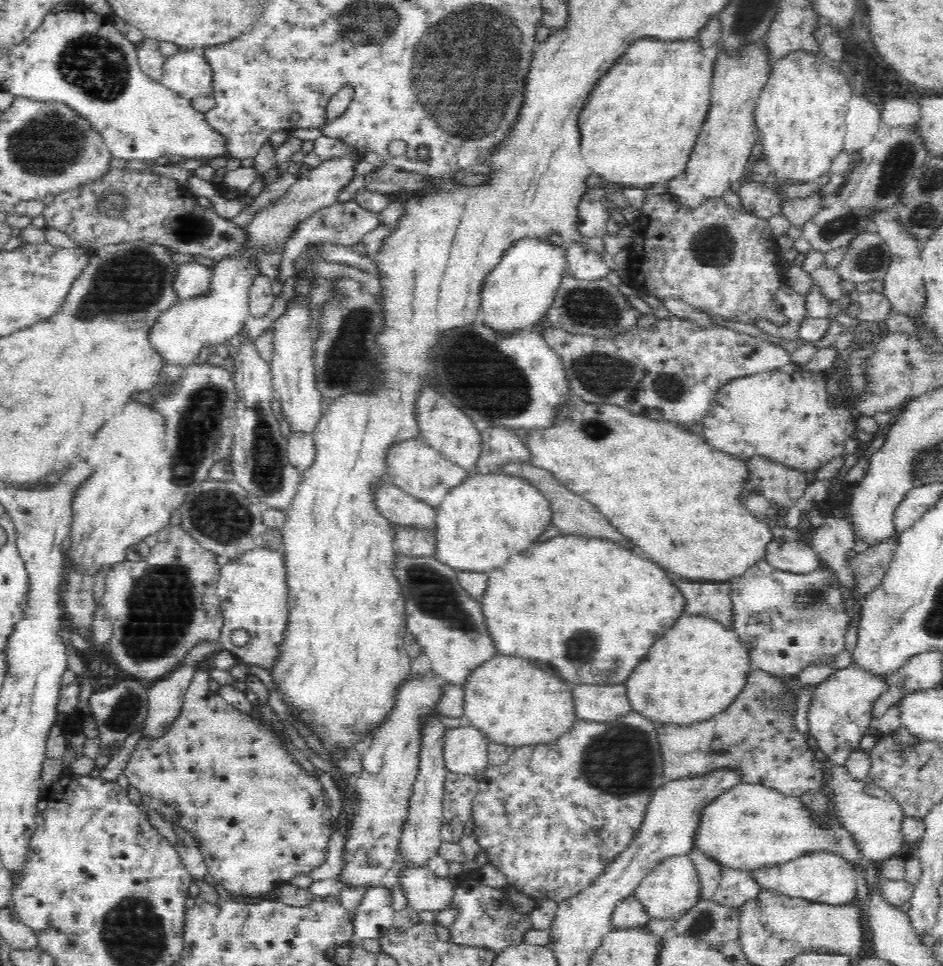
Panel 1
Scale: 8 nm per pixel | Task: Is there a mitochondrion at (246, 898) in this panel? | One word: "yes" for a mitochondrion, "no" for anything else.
no

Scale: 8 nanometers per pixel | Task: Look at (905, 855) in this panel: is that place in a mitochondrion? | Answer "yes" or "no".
no

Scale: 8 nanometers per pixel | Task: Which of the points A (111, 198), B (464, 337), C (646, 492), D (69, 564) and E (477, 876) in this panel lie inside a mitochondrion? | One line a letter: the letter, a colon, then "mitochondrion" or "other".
A: mitochondrion
B: mitochondrion
C: other
D: other
E: other

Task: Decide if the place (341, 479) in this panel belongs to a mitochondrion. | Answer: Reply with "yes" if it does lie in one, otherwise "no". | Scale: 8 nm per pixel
no

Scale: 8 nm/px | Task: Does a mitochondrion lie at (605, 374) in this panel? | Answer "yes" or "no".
yes

